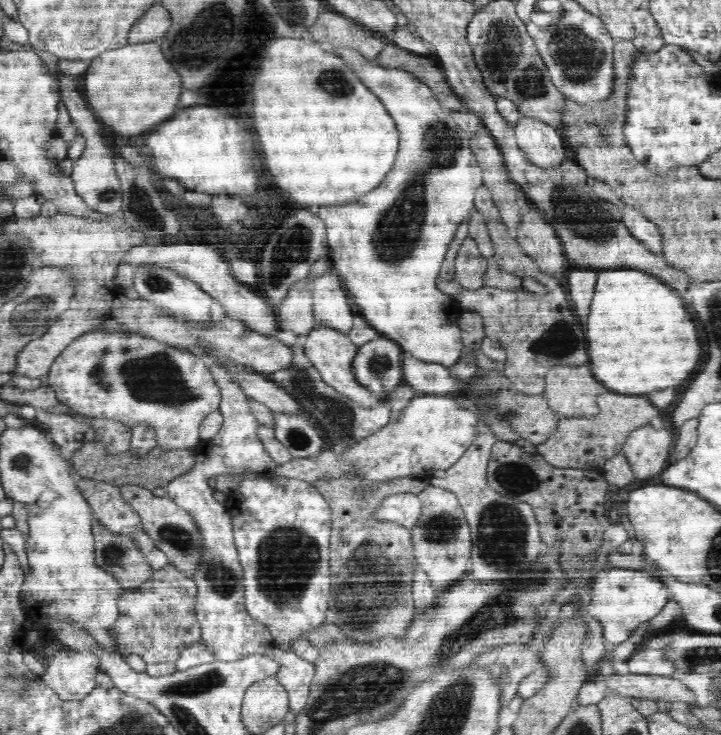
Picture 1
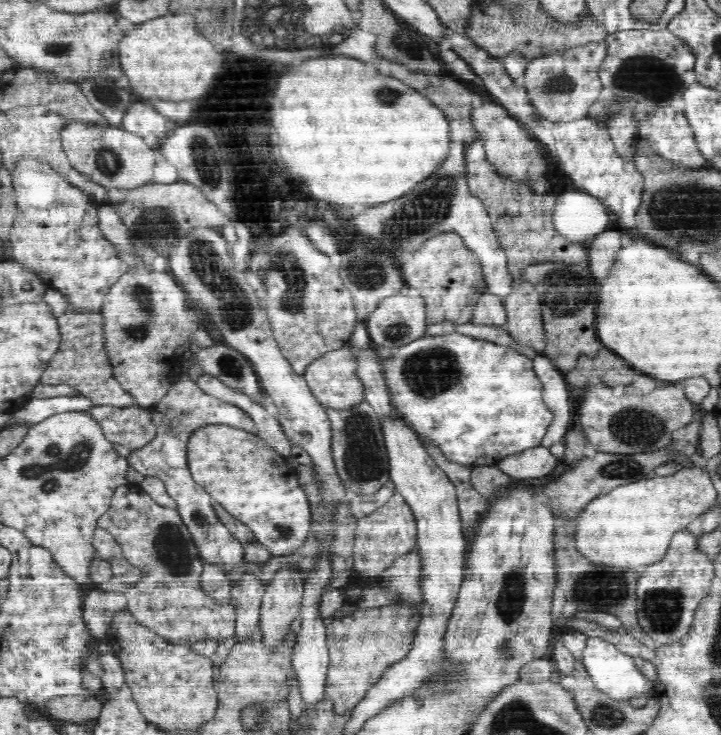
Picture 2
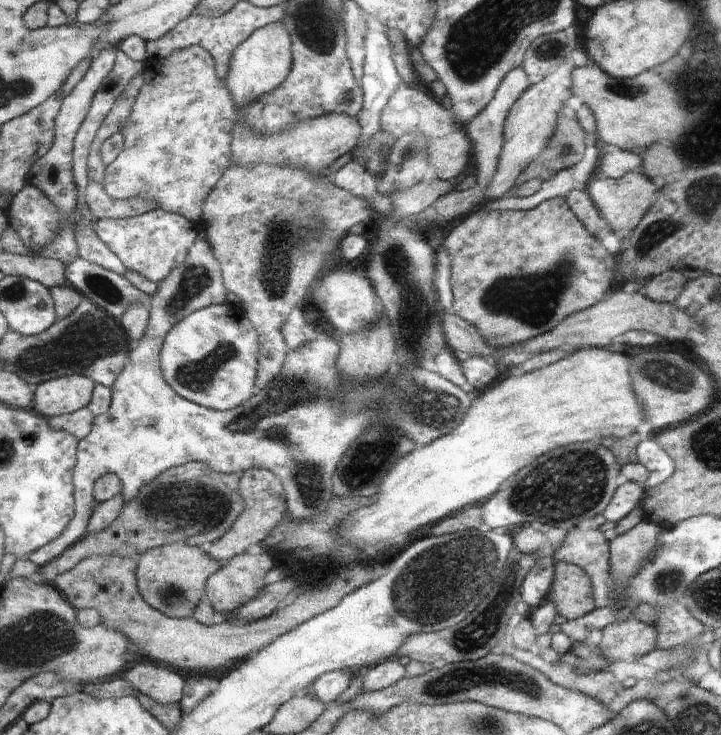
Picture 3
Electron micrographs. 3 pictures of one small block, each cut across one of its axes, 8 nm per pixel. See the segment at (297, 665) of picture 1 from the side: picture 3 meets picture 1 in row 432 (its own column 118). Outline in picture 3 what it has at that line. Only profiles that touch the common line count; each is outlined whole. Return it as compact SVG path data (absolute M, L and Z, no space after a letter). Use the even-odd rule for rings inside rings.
M162 209L132 218L102 219L96 223L98 238L120 258L122 265L156 283L163 281L176 266L187 261L187 255L198 240L201 228L201 224L193 223L183 215Z

